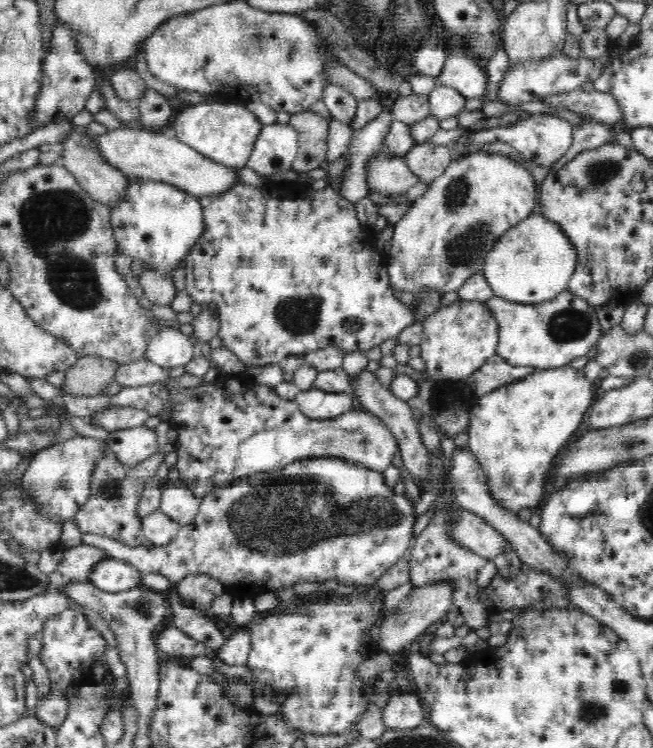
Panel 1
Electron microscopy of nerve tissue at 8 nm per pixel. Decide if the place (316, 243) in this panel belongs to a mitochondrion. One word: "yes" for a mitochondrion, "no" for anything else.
no

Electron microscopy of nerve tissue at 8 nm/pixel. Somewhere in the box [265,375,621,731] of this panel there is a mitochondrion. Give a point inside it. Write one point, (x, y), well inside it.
(593, 712)

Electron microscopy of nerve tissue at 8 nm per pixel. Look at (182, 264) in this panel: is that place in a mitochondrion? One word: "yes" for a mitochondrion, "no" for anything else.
no

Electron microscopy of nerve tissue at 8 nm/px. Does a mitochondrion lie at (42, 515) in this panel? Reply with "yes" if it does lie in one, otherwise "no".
no

